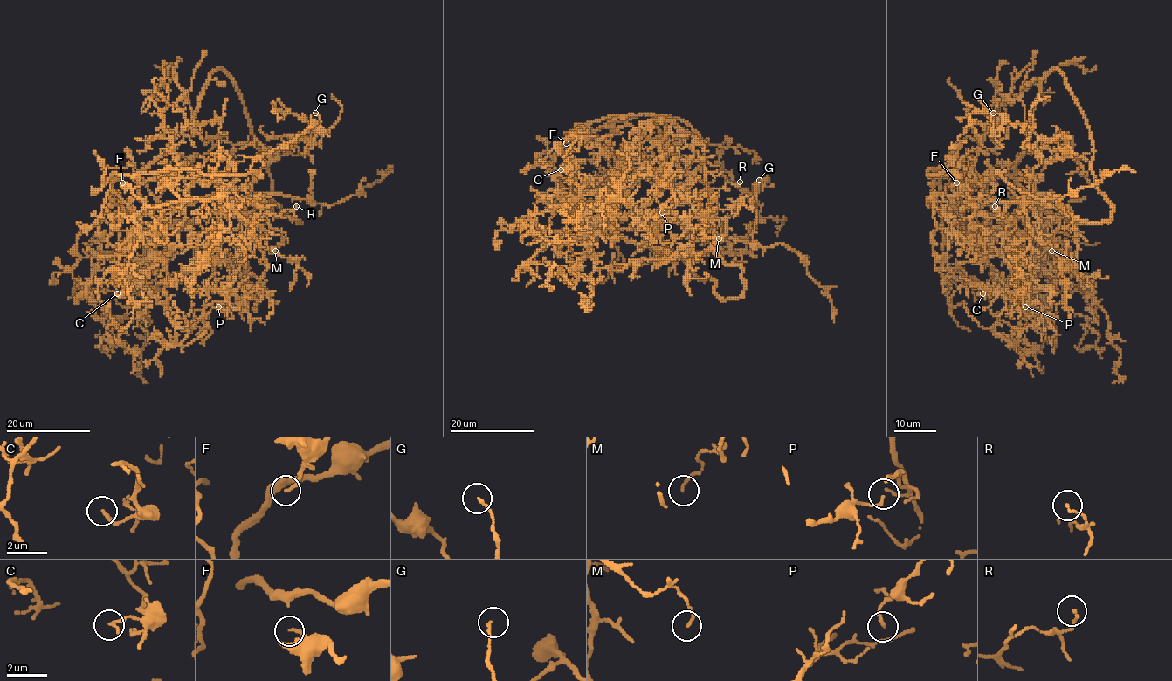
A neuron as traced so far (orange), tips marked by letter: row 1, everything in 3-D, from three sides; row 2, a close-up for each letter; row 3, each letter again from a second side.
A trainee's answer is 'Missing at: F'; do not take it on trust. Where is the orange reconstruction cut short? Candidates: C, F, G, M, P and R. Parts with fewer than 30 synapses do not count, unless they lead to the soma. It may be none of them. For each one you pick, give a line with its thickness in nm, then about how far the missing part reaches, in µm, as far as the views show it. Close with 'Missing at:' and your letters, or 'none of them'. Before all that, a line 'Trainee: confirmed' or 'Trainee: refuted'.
Trainee: confirmed
F: 100 nm thick; about 25 µm are missing
Missing at: F

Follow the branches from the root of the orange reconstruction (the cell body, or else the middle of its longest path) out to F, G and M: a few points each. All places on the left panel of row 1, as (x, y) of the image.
F: (196, 217), (251, 213), (271, 204), (234, 204), (217, 196), (148, 207), (122, 182)
G: (196, 217), (268, 207), (251, 194), (255, 176), (302, 134), (310, 139), (308, 121), (320, 130), (315, 113)
M: (196, 217), (215, 211), (251, 213), (268, 202), (265, 206), (267, 223), (281, 232), (283, 244), (275, 251)

